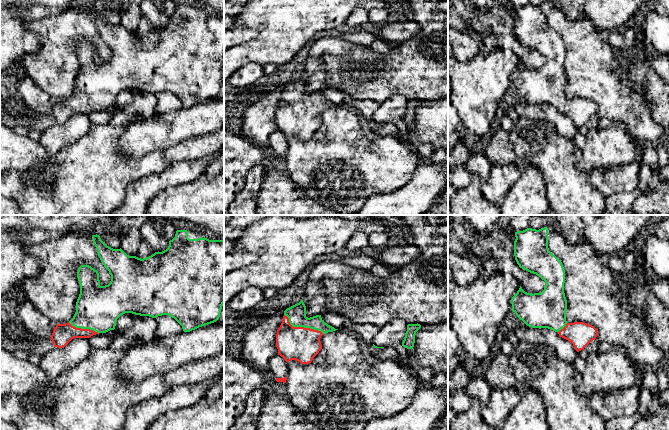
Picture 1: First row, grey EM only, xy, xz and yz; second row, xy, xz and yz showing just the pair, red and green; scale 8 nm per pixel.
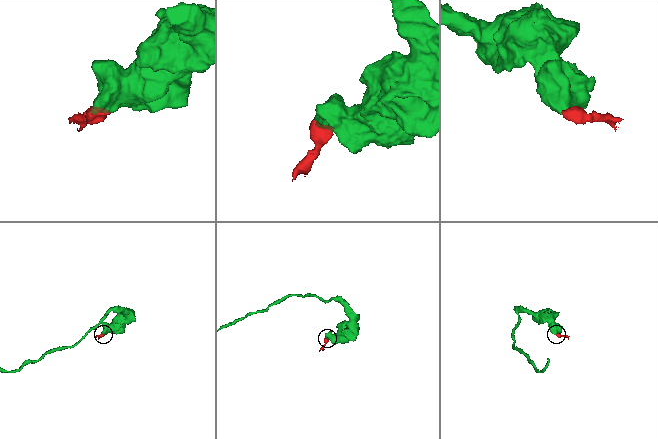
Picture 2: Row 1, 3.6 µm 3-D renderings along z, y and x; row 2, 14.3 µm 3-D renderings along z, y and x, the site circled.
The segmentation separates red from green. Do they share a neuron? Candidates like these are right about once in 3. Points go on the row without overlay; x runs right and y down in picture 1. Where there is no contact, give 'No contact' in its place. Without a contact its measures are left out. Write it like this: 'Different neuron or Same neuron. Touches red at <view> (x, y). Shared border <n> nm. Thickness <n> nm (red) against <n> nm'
Same neuron. Touches red at xz (302, 103). Shared border 360 nm. Thickness 280 nm (red) against 140 nm

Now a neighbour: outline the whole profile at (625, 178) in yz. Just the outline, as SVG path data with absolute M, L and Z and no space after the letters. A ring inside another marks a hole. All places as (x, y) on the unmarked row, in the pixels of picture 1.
M637 159L628 165L599 168L589 172L589 179L605 198L616 193L633 192L638 187L641 166Z

